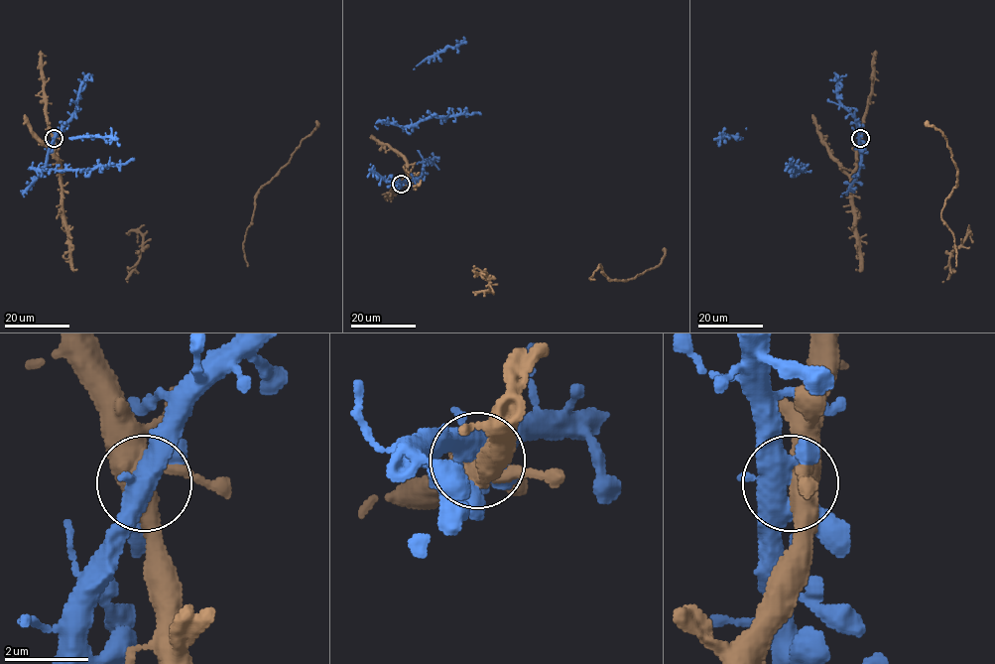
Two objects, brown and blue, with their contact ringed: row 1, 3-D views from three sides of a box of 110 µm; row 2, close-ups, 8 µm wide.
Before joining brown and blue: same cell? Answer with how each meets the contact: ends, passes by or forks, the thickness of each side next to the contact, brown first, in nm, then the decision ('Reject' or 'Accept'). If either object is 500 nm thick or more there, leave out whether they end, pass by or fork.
At the ring brown forks. At the ring blue forks. Thickness 440 nm (brown) against 420 nm. Reject

